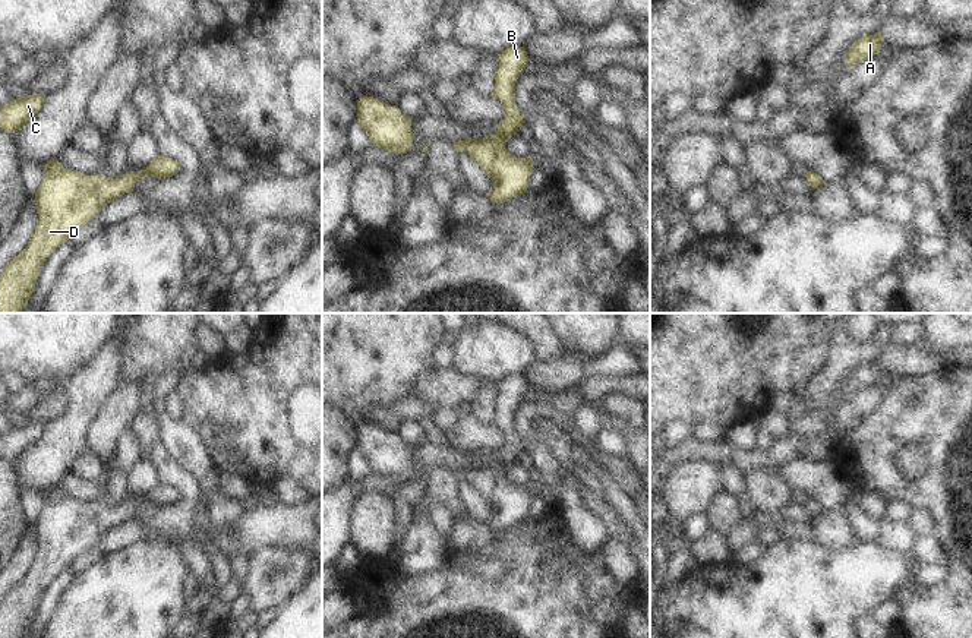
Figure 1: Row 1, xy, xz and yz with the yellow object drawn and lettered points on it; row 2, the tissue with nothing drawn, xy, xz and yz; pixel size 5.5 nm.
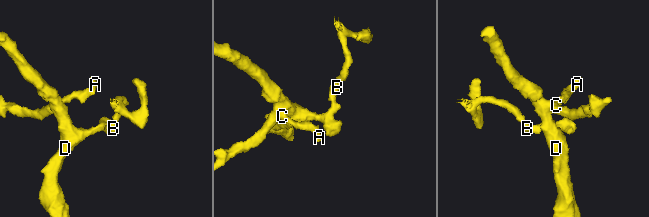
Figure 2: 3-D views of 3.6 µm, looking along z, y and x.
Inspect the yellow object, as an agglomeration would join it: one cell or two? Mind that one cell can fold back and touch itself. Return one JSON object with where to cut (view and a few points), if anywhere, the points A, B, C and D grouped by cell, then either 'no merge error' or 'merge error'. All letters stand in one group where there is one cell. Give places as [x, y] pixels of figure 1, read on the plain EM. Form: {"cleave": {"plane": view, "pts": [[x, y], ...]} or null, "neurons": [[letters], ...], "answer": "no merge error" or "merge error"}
{"cleave": null, "neurons": [["A", "B", "C", "D"]], "answer": "no merge error"}

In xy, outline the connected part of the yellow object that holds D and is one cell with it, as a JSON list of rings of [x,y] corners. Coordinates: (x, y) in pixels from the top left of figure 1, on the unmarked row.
[[[162,483],[155,484],[142,498],[129,499],[117,506],[67,498],[59,492],[57,486],[42,495],[42,508],[35,519],[35,536],[38,541],[35,559],[25,577],[0,600],[0,638],[23,638],[26,635],[47,585],[61,571],[70,569],[73,562],[89,550],[104,533],[133,519],[139,506],[152,503],[162,508],[176,503],[180,498],[180,492],[176,487]]]

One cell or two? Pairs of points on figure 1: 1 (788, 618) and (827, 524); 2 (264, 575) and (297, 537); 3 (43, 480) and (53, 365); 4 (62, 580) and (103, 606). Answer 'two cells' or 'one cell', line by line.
1: two cells
2: two cells
3: two cells
4: two cells

